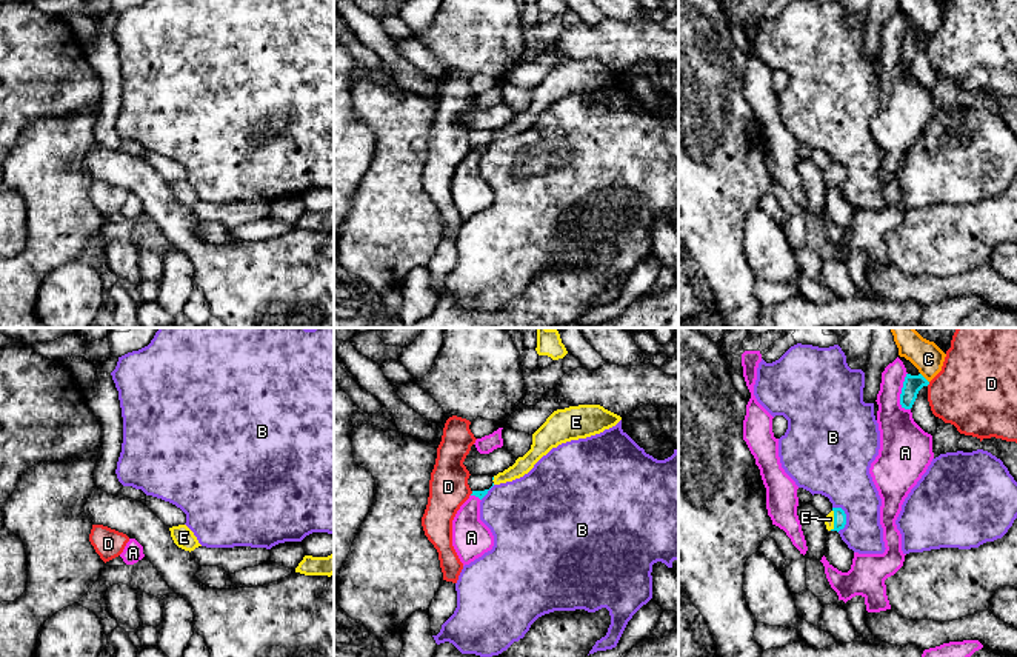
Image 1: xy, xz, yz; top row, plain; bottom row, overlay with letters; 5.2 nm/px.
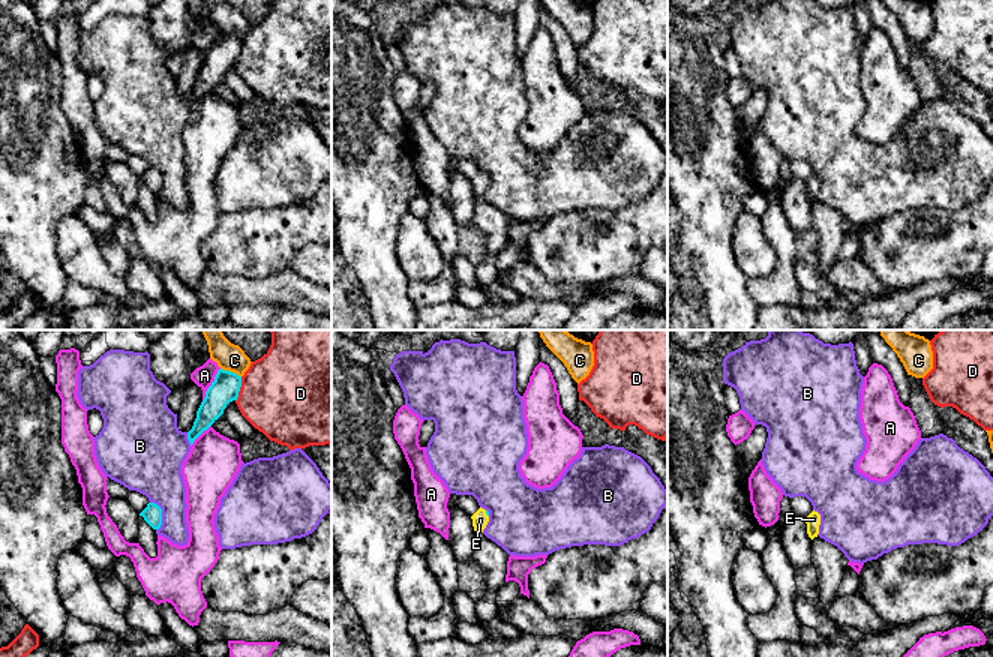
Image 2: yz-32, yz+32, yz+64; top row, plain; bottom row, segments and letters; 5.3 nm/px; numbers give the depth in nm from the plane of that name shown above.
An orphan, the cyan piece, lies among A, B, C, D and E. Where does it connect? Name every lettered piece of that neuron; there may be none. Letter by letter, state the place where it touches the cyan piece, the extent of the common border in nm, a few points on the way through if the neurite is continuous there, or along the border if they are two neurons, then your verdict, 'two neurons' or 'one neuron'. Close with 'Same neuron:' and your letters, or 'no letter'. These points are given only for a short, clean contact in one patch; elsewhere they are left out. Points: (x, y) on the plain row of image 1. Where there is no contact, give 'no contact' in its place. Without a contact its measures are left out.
A: meets cyan in yz at (902, 48); contact 200 nm long; two neurons
B: meets cyan in yz at (845, 173); contact 140 nm long; two neurons
C: meets cyan in yz at (923, 33); contact 70 nm long; border along yz (920, 28), (928, 37); two neurons
D: meets cyan in yz at (928, 39); contact 30 nm long; two neurons
E: meets cyan in yz at (834, 176); contact 110 nm long; runs through yz (839, 170), (834, 176), (830, 174); one neuron
Same neuron: E

